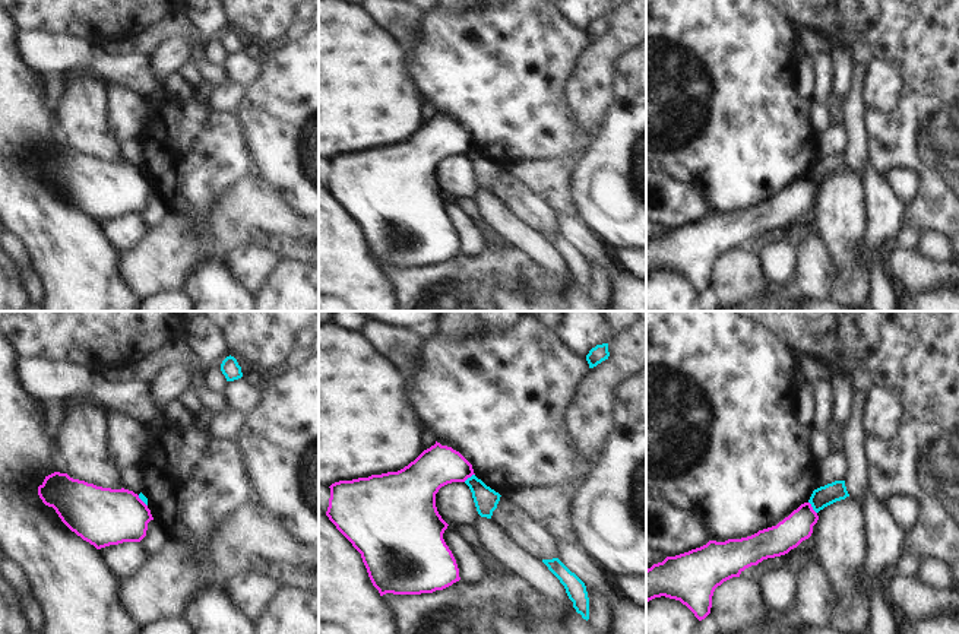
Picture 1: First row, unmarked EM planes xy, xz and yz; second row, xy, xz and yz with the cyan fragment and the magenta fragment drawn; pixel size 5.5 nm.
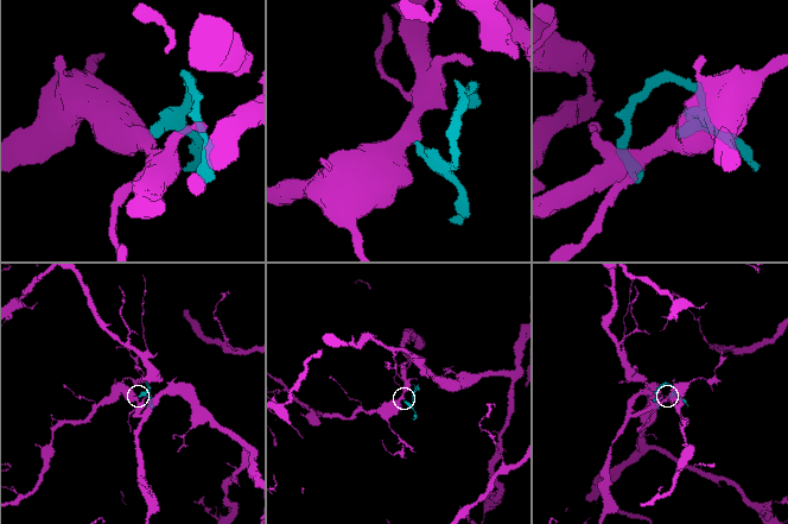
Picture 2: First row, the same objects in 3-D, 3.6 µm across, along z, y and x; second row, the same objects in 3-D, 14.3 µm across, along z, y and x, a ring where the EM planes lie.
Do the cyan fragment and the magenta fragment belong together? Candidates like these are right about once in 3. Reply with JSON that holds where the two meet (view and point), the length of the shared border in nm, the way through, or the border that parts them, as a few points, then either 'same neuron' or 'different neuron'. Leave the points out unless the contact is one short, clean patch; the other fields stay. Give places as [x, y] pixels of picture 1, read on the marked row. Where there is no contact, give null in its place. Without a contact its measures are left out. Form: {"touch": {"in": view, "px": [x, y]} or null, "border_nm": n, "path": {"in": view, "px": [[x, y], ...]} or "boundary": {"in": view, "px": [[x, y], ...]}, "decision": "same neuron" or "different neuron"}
{"touch": {"in": "yz", "px": [812, 506]}, "border_nm": 80, "boundary": {"in": "yz", "px": [[809, 501], [816, 513]]}, "decision": "different neuron"}

